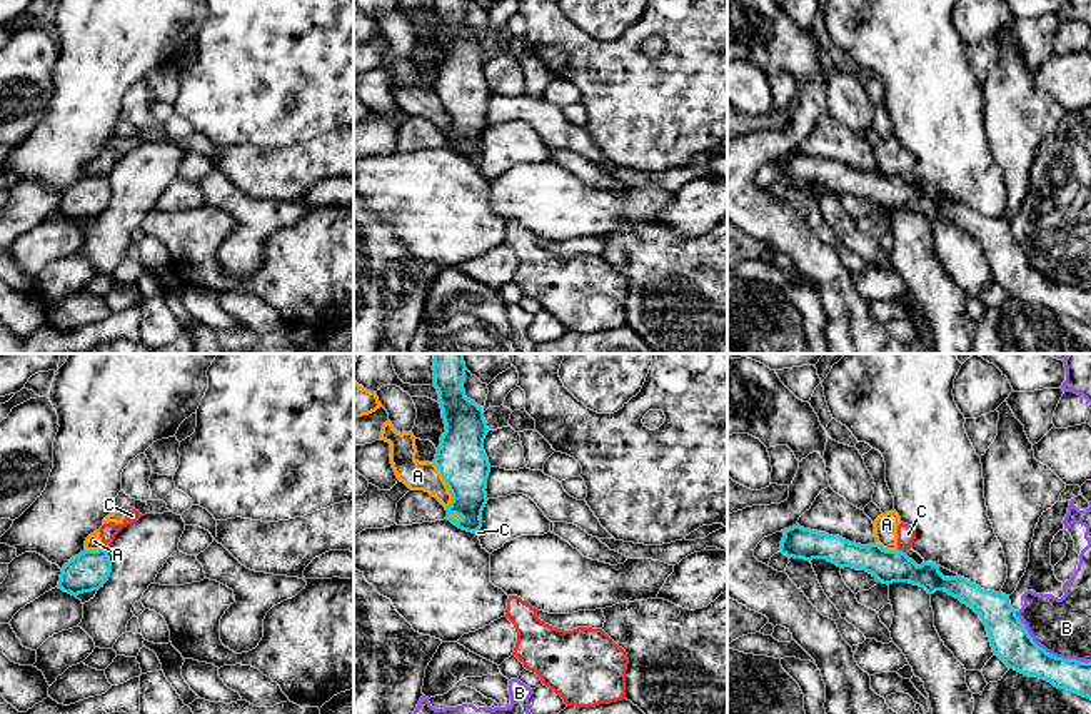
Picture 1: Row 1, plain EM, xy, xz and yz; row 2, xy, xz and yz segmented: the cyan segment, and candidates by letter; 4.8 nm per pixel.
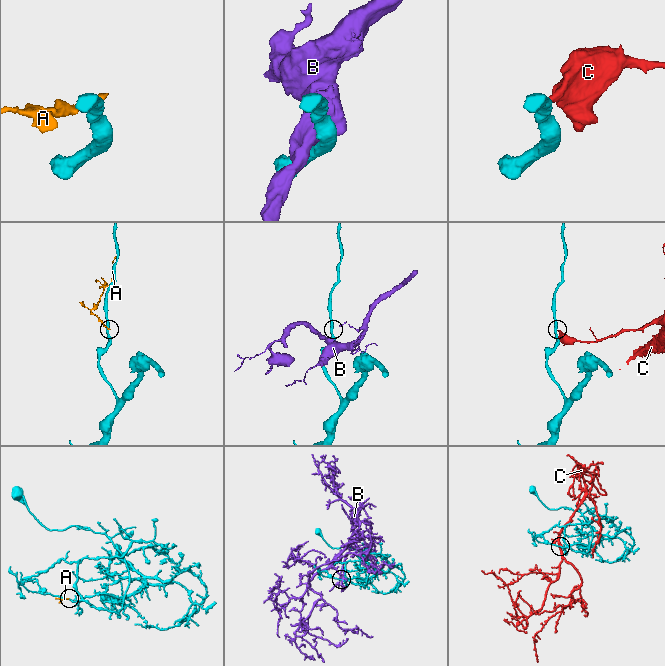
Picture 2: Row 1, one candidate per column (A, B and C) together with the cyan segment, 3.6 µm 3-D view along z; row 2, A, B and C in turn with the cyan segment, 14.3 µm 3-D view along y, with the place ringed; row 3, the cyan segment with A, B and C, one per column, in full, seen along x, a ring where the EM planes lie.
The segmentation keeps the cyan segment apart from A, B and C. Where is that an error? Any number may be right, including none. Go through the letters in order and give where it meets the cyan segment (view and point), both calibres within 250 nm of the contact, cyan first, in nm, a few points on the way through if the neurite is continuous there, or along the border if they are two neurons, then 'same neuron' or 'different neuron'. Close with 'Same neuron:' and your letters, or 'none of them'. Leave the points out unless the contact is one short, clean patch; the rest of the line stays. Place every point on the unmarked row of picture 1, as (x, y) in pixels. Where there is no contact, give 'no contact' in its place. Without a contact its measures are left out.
A: contact xz (447, 112); calibres 240 and 140 nm; border xz (432, 89), (451, 120), (451, 130), (446, 135); different neuron
B: contact yz (1048, 279); calibres 190 and 280 nm; different neuron
C: contact yz (901, 177); calibres 160 and 90 nm; border yz (898, 174), (904, 179); different neuron
Same neuron: none of them

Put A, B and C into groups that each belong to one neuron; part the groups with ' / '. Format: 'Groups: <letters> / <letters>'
Groups: A C / B

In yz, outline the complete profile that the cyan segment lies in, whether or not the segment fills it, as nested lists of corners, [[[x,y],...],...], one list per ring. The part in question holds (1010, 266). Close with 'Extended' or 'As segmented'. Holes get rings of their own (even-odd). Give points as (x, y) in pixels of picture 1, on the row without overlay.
[[[792,152],[784,155],[781,178],[789,185],[826,185],[837,194],[852,194],[872,200],[877,209],[909,209],[928,220],[944,217],[971,234],[983,247],[994,282],[1009,295],[1028,304],[1039,304],[1058,315],[1091,325],[1091,289],[1063,285],[1046,279],[1029,262],[1026,252],[1016,242],[1009,222],[984,217],[971,207],[956,202],[944,204],[938,190],[918,192],[906,178],[886,177],[879,170],[861,172],[839,162],[829,162]]]. As segmented

